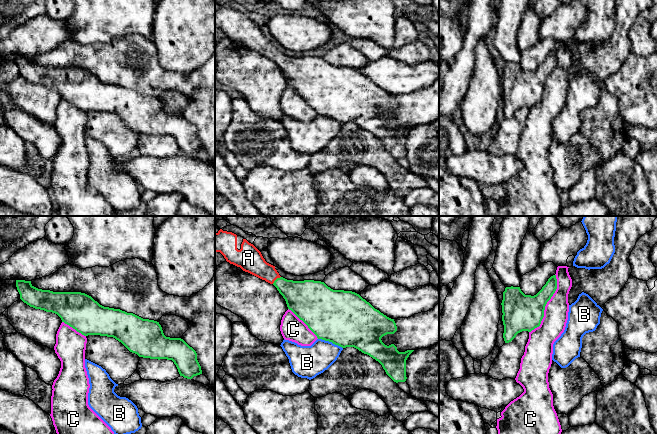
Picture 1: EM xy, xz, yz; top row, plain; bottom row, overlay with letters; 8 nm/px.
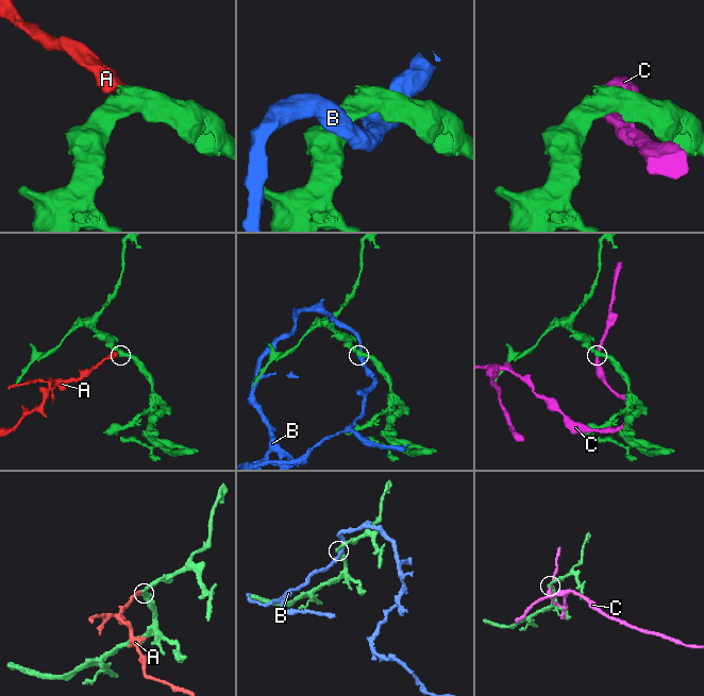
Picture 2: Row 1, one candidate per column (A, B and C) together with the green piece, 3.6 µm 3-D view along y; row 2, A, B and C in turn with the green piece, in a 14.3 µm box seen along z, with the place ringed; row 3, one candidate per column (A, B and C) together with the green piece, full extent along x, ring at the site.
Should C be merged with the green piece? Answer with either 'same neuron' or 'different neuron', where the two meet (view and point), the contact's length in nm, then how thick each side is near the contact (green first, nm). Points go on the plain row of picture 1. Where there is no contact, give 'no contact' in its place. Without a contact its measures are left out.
different neuron; contact yz (545, 81); length 500 nm; calibres 300 and 200 nm

